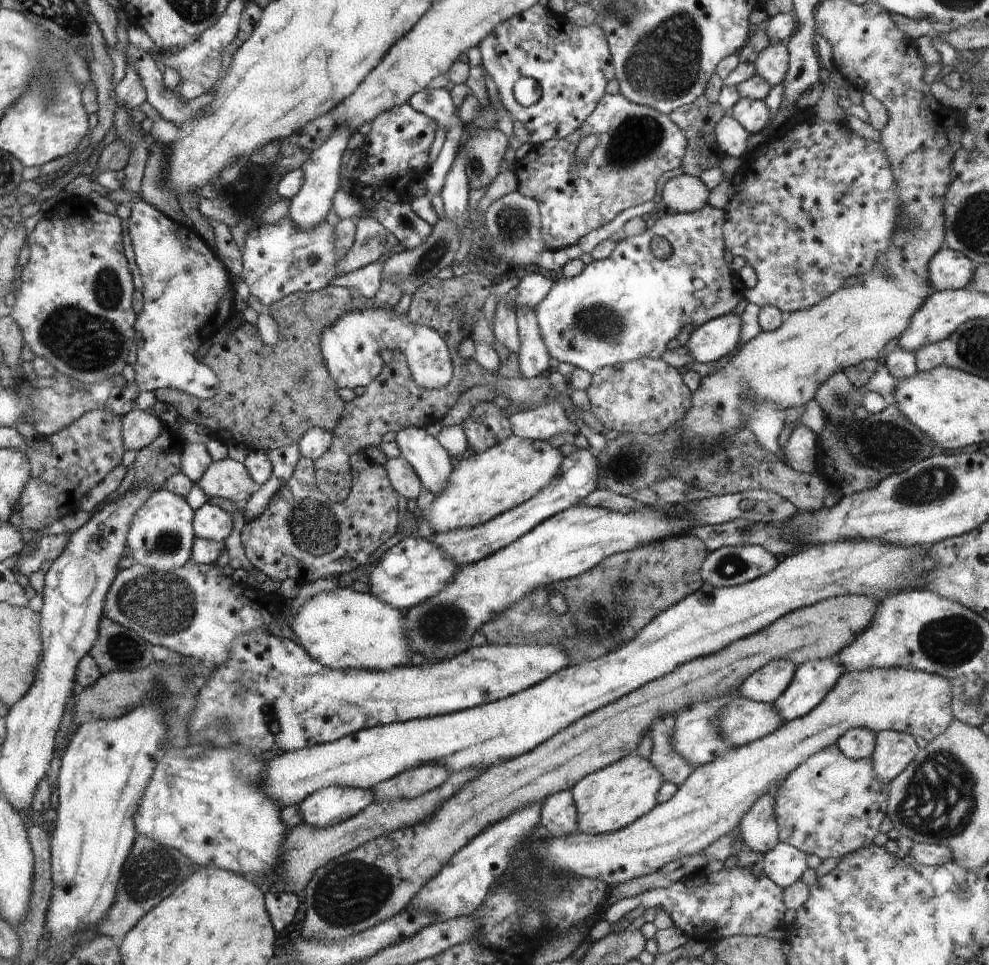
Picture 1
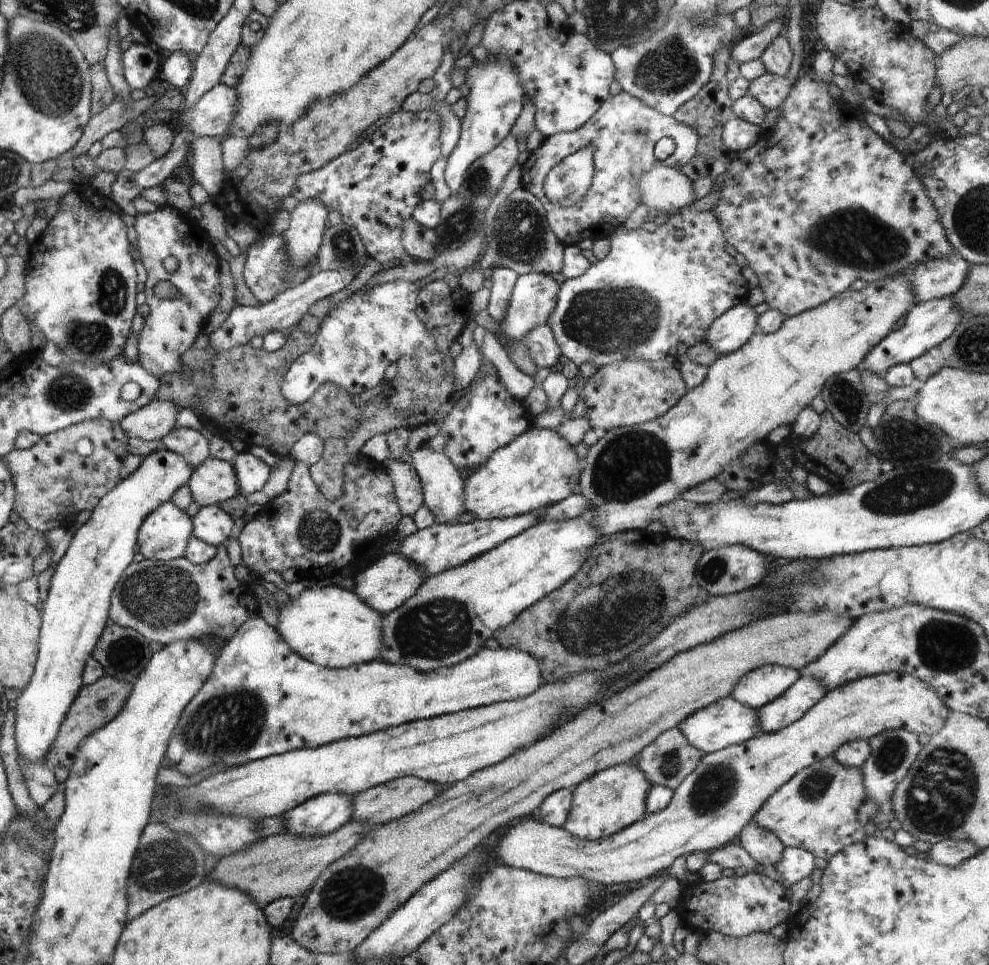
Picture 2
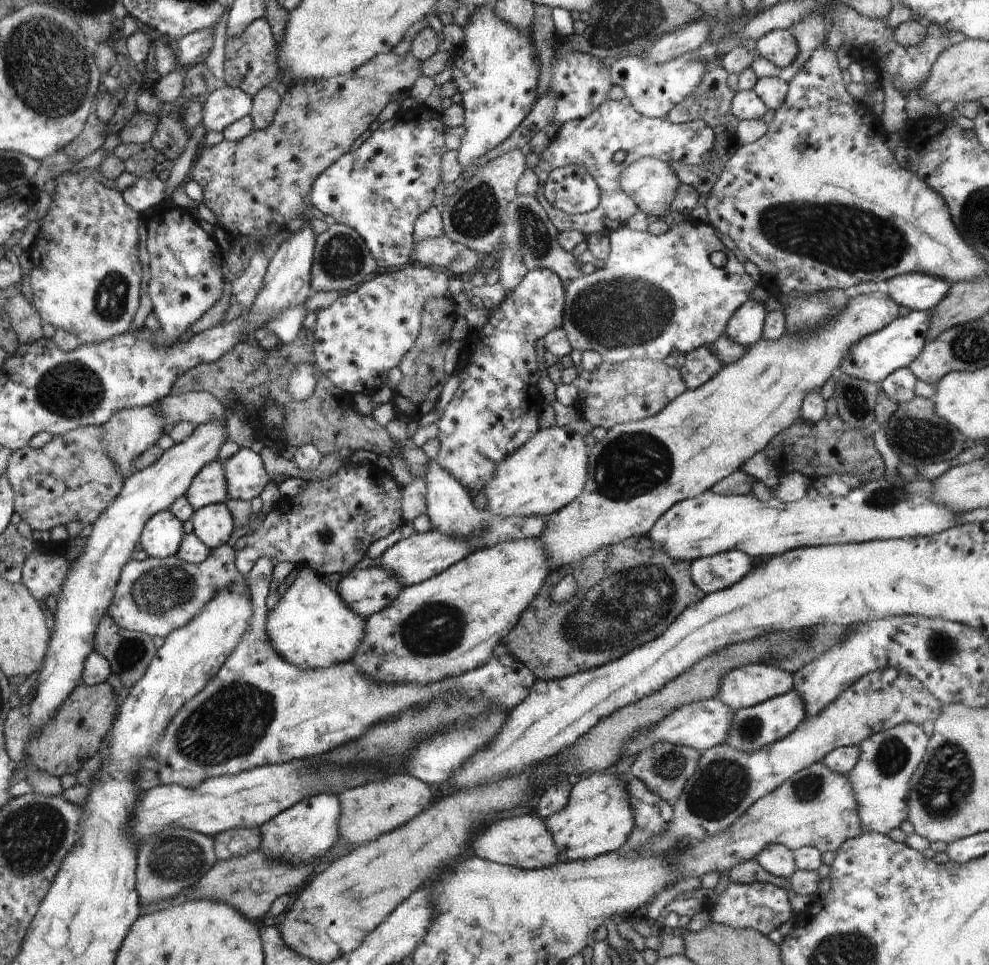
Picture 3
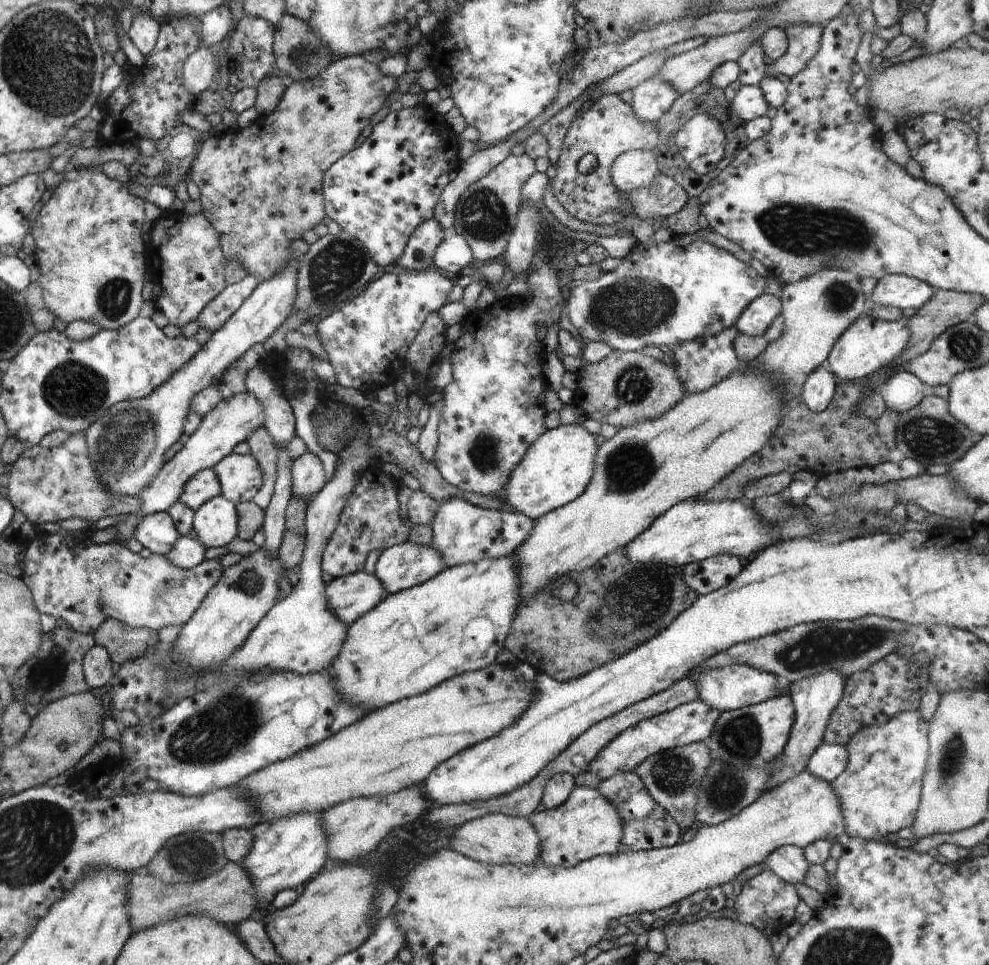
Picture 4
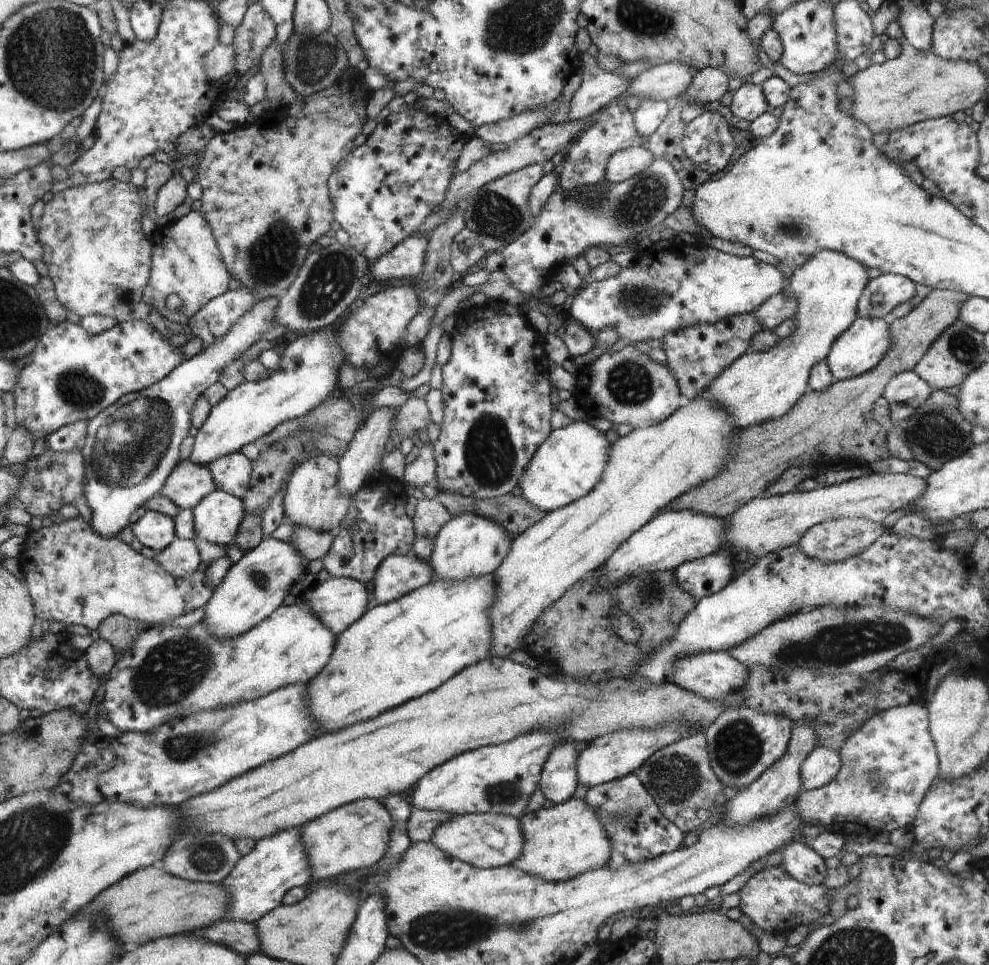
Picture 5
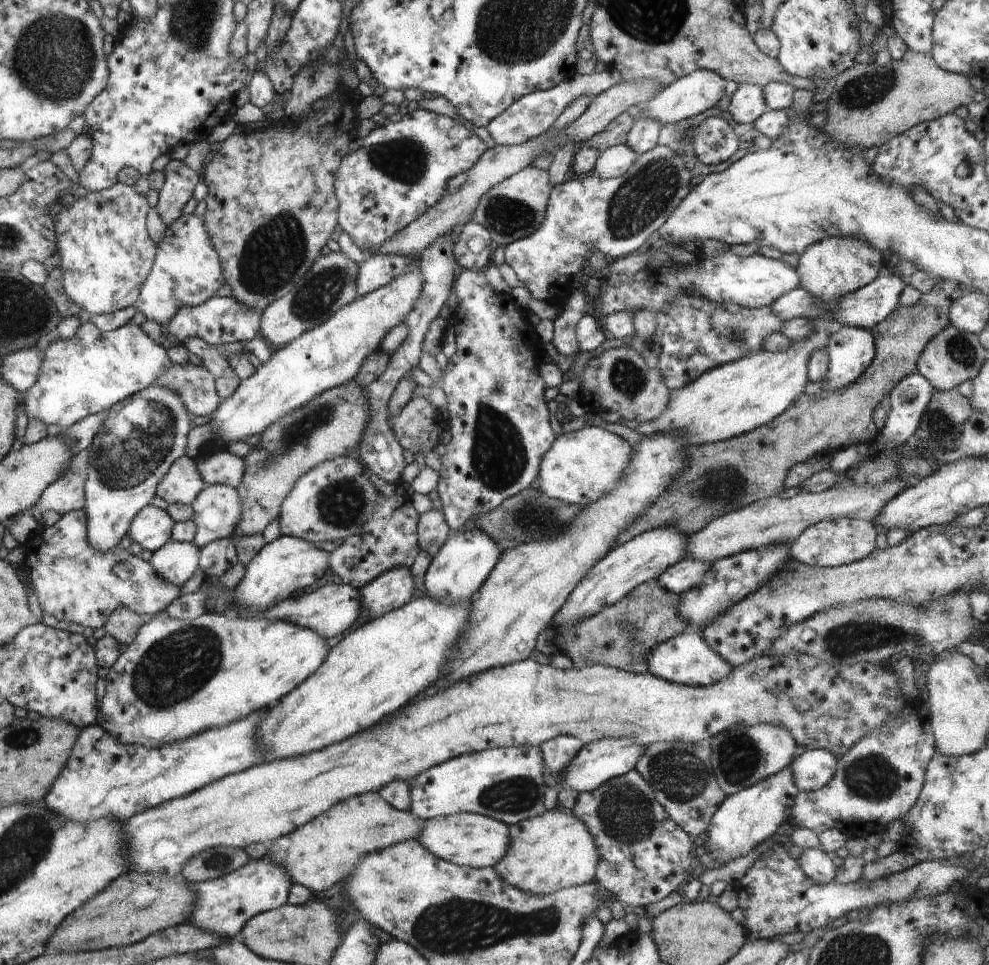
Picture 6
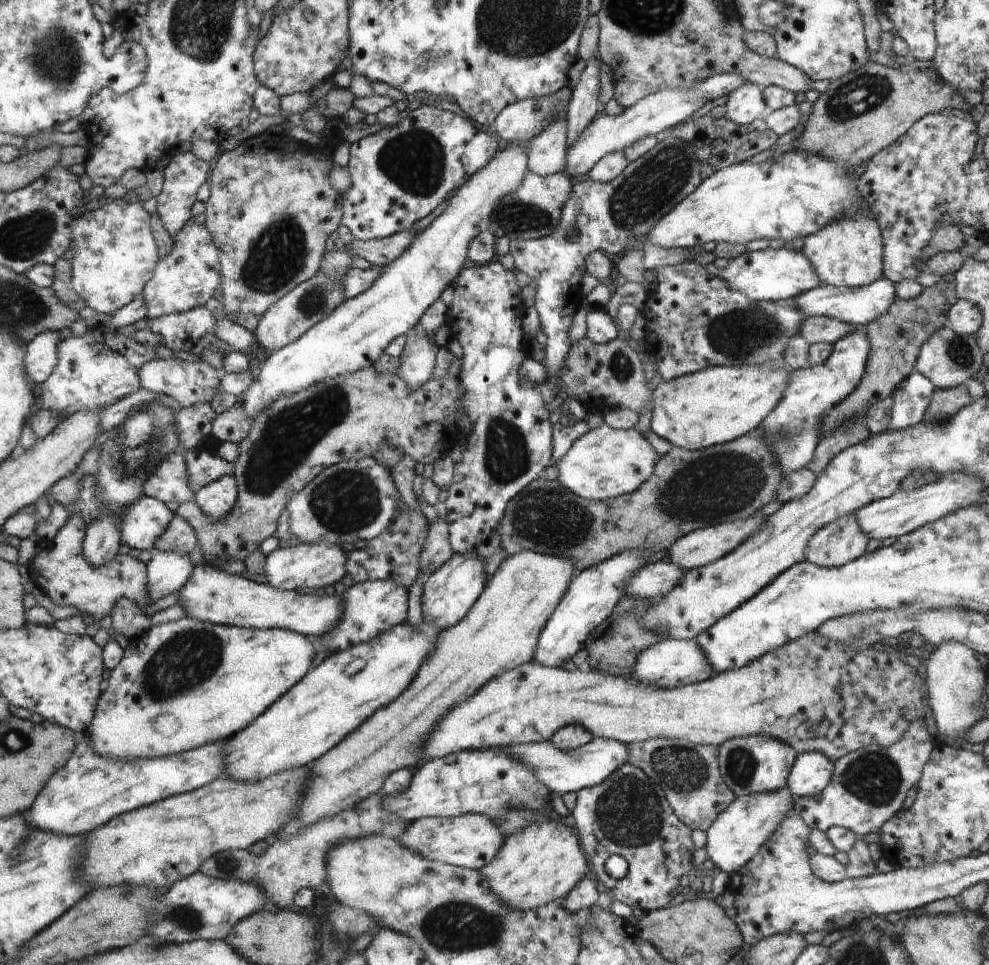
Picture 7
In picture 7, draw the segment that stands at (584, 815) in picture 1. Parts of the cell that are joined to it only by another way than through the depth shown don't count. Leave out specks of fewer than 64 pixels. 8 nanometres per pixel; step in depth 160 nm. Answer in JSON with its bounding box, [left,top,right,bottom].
[480,818,587,911]

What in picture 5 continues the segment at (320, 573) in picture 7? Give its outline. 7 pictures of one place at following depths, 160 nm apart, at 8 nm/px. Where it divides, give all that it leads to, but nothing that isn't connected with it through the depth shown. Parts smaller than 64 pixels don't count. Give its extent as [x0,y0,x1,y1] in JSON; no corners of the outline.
[202,537,308,640]

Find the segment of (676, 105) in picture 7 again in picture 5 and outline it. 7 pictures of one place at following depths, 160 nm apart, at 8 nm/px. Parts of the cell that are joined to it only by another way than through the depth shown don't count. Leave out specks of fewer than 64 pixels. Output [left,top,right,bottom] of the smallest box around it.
[683,67,731,102]

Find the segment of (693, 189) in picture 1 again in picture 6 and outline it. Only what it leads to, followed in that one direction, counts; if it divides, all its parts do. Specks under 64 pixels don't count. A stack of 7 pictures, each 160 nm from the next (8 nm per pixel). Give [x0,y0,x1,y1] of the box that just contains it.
[594,143,638,179]

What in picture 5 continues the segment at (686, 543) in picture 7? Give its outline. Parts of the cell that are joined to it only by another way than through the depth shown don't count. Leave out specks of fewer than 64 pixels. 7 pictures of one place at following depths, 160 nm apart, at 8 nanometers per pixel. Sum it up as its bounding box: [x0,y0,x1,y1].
[723,473,926,558]

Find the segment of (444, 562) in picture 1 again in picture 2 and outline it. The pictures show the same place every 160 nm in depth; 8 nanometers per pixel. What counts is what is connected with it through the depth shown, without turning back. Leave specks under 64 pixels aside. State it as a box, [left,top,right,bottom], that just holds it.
[354,552,428,615]

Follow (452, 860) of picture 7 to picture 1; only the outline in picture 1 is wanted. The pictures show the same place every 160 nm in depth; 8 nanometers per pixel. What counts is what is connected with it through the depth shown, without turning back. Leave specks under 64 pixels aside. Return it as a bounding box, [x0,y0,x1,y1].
[531,667,953,885]

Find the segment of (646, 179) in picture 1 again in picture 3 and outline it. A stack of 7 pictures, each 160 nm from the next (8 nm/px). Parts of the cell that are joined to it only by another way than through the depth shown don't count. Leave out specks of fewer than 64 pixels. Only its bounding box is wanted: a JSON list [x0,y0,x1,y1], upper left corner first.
[534,97,715,236]

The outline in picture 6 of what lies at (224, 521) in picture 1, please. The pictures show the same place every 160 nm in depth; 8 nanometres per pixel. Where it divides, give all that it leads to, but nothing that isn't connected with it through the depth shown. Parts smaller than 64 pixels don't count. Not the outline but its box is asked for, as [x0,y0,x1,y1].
[191,485,240,549]

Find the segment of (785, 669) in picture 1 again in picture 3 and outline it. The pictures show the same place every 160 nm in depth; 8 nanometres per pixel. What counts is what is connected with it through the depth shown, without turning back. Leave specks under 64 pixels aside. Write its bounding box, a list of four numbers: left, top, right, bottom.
[716,664,793,713]

